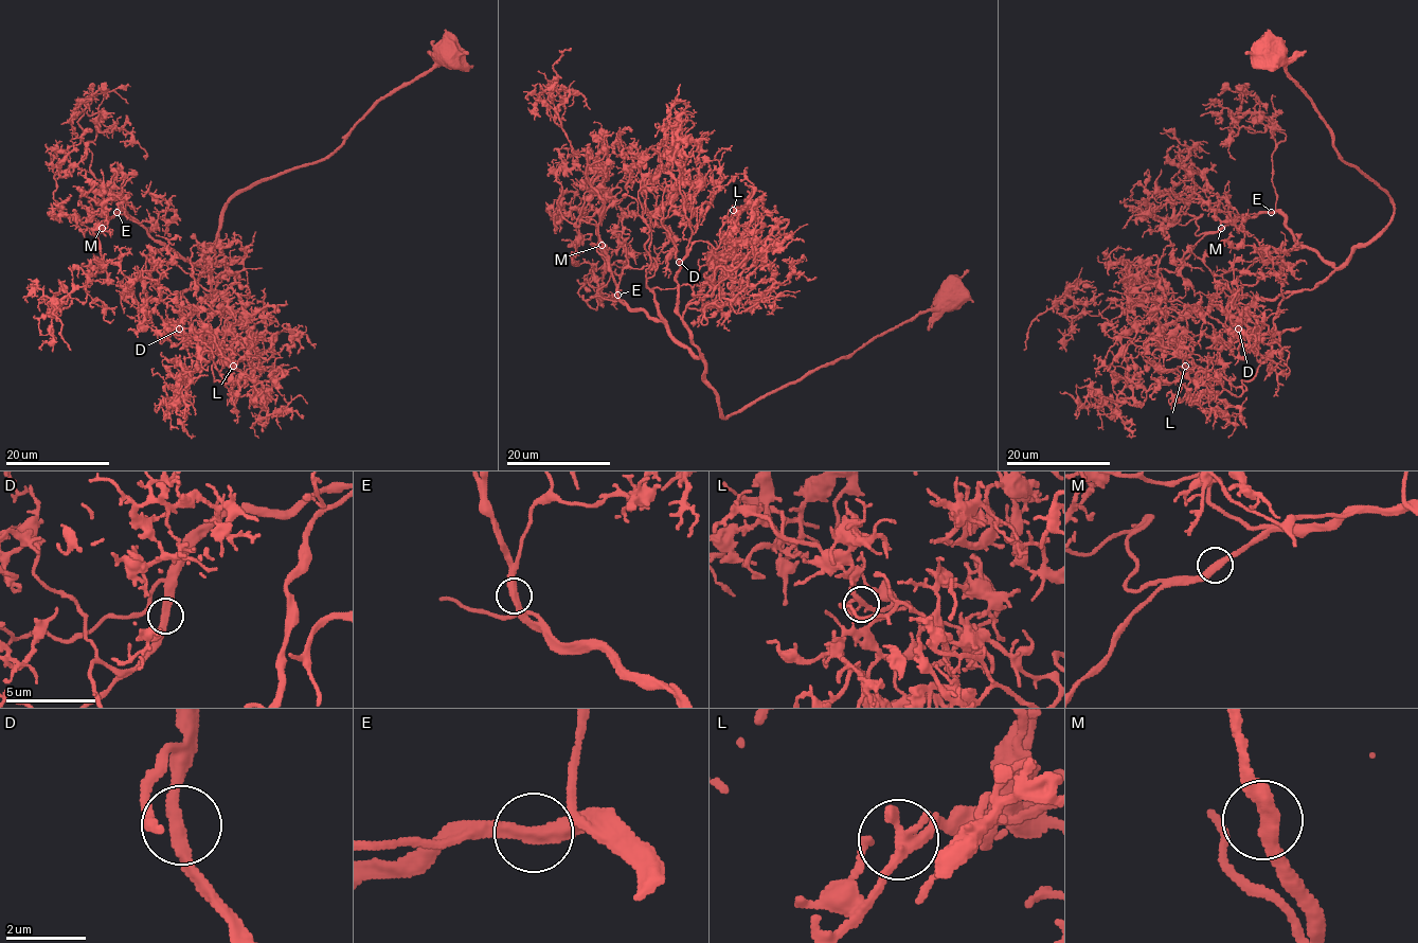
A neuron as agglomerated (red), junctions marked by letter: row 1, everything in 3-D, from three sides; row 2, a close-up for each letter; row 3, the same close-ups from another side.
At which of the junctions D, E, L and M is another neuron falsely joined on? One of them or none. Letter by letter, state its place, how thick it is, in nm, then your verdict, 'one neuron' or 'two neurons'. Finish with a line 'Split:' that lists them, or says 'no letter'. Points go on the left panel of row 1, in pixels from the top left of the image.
D: (179, 328) | 360 nm | one neuron
E: (117, 212) | 380 nm | one neuron
L: (233, 366) | 320 nm | one neuron
M: (102, 228) | 360 nm | one neuron
Split: no letter

